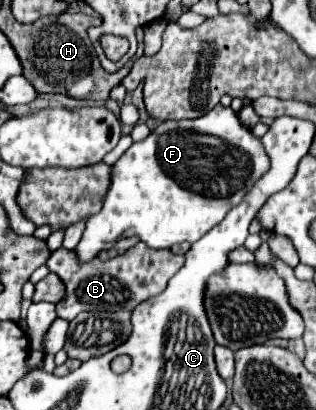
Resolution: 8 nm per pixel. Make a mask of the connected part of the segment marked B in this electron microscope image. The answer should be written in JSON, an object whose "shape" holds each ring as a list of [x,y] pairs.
{"shape":[[[142,241],[130,247],[124,255],[118,255],[110,261],[102,261],[98,256],[92,261],[84,263],[76,259],[74,251],[64,247],[56,249],[48,259],[46,267],[56,273],[64,285],[66,295],[60,303],[56,303],[58,317],[72,321],[82,311],[132,311],[138,303],[156,297],[164,291],[168,279],[184,265],[182,255],[174,255],[170,249],[148,249]]]}

